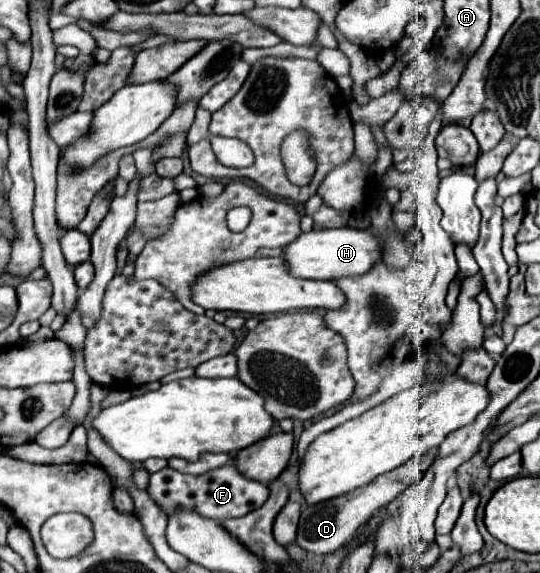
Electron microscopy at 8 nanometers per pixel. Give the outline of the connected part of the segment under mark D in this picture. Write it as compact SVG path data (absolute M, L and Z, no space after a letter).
M430 452L428 456L412 458L412 460L408 460L404 466L398 466L396 470L390 470L390 472L386 472L386 474L380 474L380 476L376 476L370 484L360 486L360 488L352 490L352 492L340 494L340 496L336 496L334 500L326 500L326 502L320 502L320 504L312 504L312 506L302 508L296 542L298 542L304 550L314 552L314 554L328 554L328 552L334 552L334 550L346 546L346 544L354 538L356 530L358 530L376 510L380 510L382 506L390 504L400 492L404 492L408 486L412 486L416 480L420 480L424 468L428 468L428 464L432 462L432 456L436 456L436 452Z

